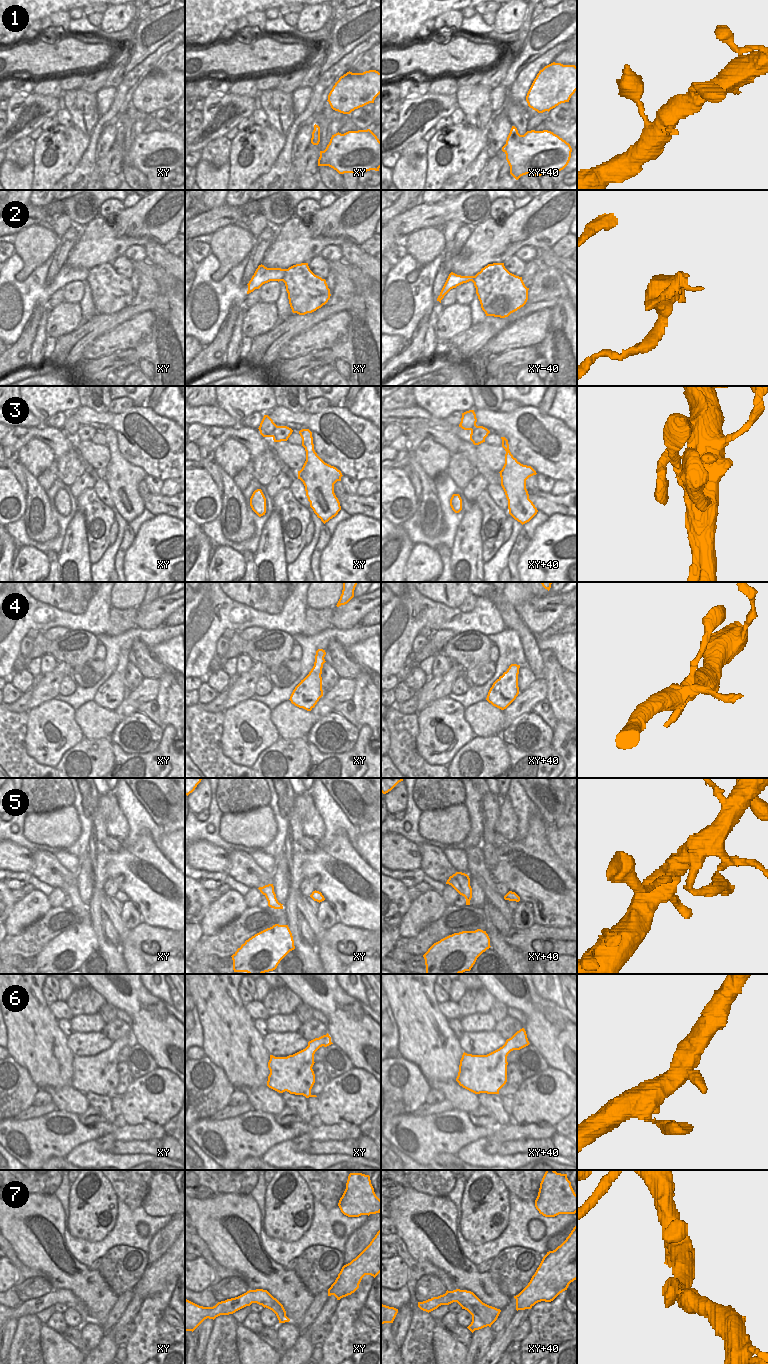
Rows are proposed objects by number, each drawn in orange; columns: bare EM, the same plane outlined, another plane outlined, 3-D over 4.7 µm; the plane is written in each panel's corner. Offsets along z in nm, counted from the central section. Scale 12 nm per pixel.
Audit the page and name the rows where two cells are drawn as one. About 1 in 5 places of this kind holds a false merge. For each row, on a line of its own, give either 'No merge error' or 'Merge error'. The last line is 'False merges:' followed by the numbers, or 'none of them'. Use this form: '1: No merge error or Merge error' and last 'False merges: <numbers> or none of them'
1: No merge error
2: No merge error
3: No merge error
4: No merge error
5: No merge error
6: No merge error
7: No merge error
False merges: none of them

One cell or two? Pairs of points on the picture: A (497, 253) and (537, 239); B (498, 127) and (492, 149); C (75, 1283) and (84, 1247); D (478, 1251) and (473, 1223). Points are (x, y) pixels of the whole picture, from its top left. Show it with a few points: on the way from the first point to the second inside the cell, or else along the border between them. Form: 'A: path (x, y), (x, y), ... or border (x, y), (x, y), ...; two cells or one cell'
A: path (507, 243), (511, 239), (527, 239); one cell
B: path (498, 132), (496, 144); one cell
C: border (66, 1243), (69, 1252), (87, 1267); two cells
D: border (460, 1229), (475, 1244), (499, 1236); two cells

